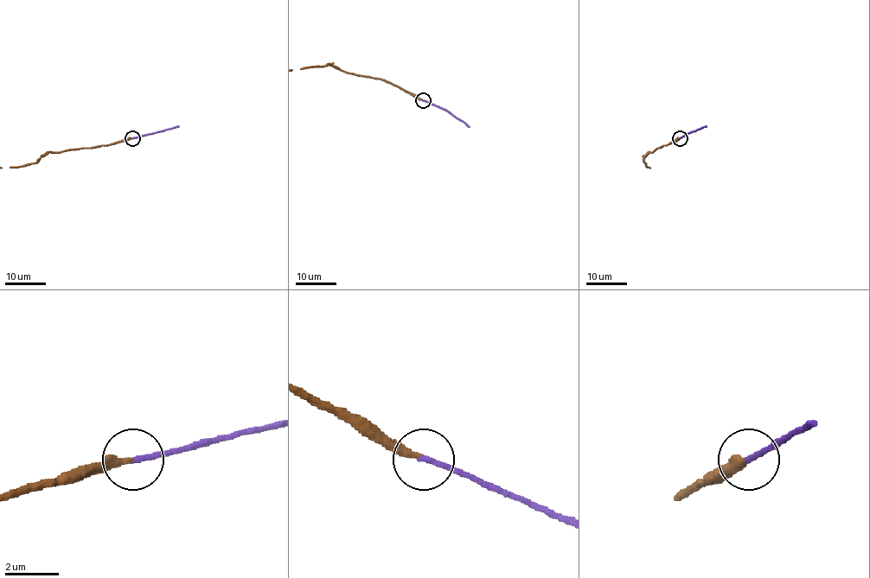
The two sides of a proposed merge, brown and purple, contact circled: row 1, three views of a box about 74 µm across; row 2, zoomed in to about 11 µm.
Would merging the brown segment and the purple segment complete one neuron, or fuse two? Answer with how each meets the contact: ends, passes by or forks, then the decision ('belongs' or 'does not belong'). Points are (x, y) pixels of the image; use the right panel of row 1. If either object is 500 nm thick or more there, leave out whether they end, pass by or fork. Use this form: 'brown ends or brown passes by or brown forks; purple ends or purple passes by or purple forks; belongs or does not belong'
brown ends; purple ends; belongs

